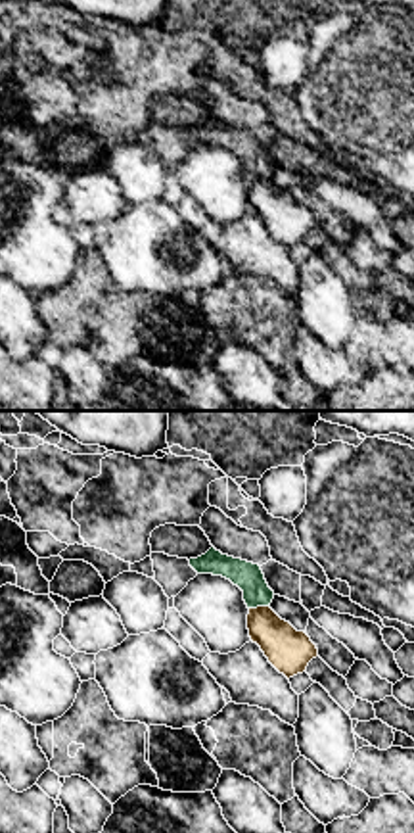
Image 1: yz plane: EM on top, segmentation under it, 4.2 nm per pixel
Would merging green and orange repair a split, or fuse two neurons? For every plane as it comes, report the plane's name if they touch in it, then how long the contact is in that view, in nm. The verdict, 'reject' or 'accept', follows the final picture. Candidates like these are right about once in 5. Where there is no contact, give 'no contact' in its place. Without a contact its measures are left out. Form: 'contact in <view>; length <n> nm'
contact in yz; length 90 nm

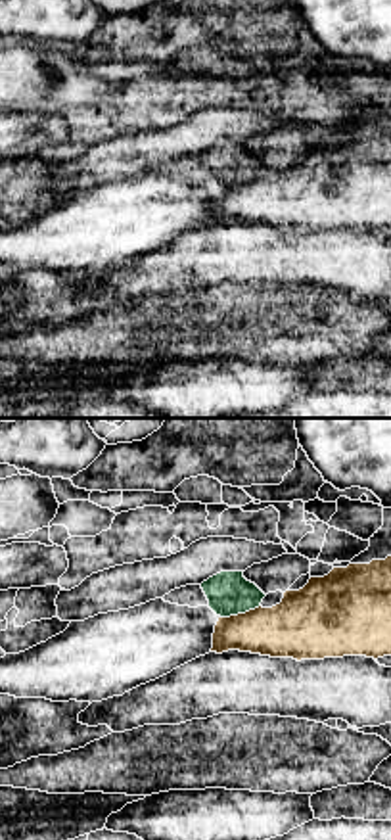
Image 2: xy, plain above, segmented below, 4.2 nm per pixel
contact in xy; length 180 nm

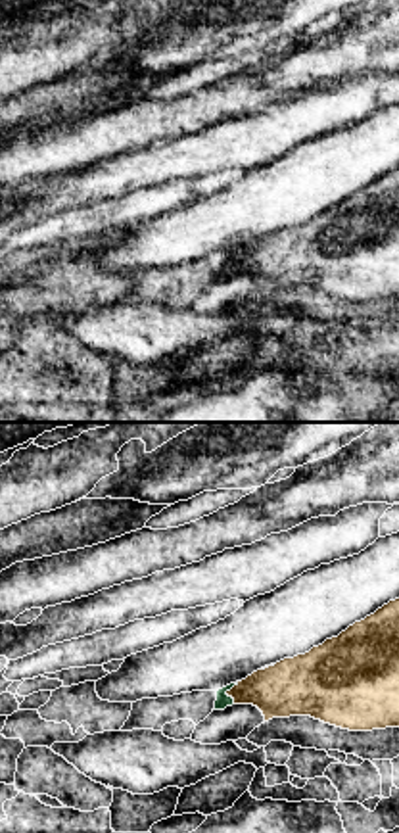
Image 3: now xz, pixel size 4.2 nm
contact in xz; length 100 nm

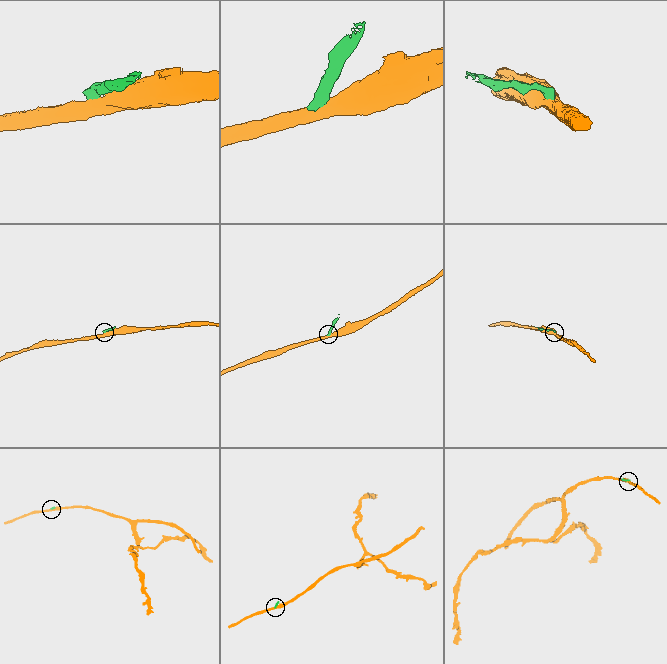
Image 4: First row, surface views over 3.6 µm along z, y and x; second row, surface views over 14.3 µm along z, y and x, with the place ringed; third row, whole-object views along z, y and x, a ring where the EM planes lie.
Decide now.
reject

